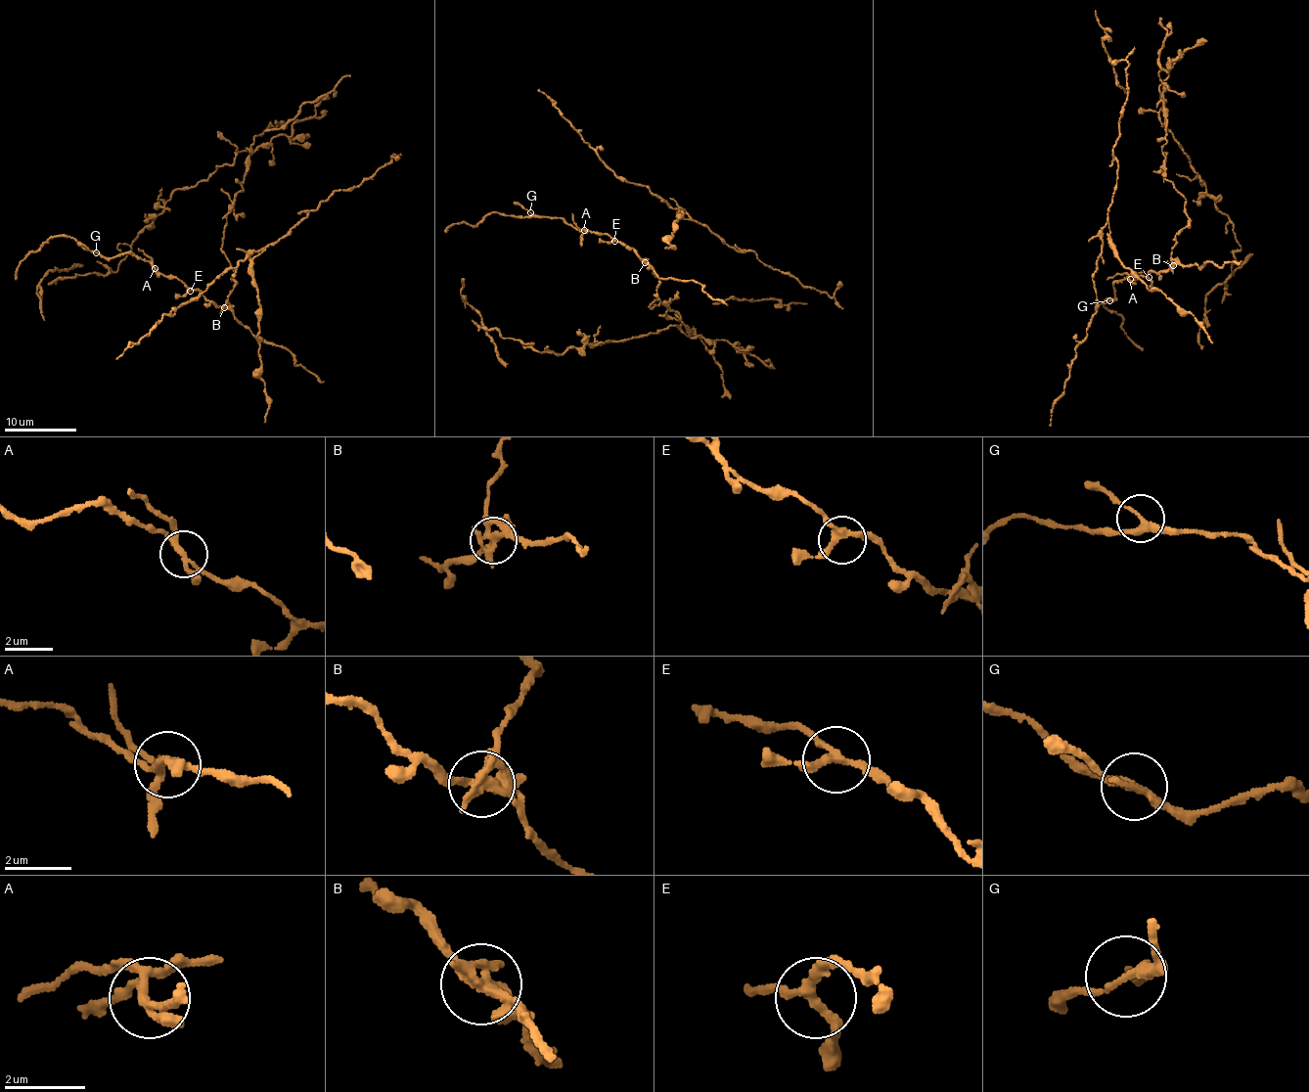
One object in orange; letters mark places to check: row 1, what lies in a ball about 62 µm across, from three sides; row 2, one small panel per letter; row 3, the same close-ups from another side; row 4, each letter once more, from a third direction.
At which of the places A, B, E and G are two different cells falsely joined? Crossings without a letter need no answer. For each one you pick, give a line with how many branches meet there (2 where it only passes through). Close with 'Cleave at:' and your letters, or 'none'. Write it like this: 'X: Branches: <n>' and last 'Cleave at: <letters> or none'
A: Branches: 3
B: Branches: 3
Cleave at: A, B

